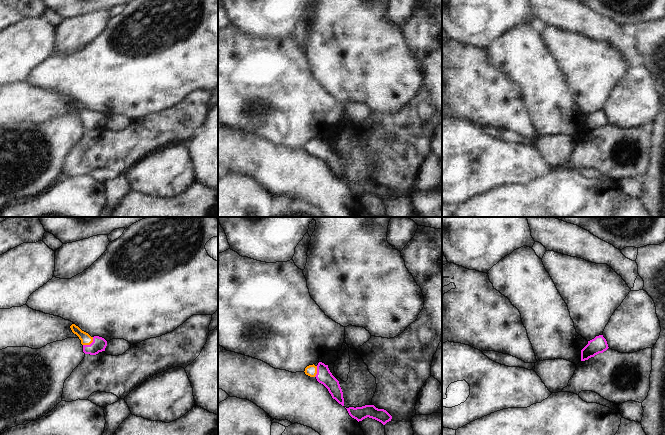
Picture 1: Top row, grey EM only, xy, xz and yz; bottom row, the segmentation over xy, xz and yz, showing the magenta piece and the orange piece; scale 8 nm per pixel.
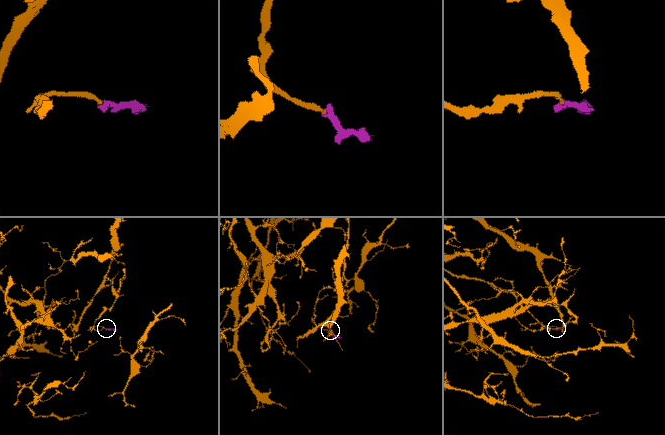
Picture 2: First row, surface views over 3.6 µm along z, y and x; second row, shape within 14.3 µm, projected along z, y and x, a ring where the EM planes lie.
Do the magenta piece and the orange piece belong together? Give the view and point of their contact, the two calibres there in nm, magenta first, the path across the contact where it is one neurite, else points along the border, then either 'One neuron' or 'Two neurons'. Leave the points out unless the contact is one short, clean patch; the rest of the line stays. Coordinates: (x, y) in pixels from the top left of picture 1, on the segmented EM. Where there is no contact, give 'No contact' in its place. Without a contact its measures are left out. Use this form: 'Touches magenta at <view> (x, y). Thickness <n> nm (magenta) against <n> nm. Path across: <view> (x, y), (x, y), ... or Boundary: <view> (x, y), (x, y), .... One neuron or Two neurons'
Touches magenta at xy (90, 344). Thickness 120 nm (magenta) against 90 nm. Path across: xy (99, 344), (90, 344), (86, 339). One neuron

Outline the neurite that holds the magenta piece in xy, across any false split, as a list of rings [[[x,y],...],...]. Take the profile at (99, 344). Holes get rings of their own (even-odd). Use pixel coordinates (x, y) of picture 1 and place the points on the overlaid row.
[[[72,324],[70,326],[72,332],[76,334],[83,345],[83,352],[85,354],[96,355],[99,352],[105,351],[107,341],[99,336],[91,337],[88,333],[82,331],[78,326]]]

